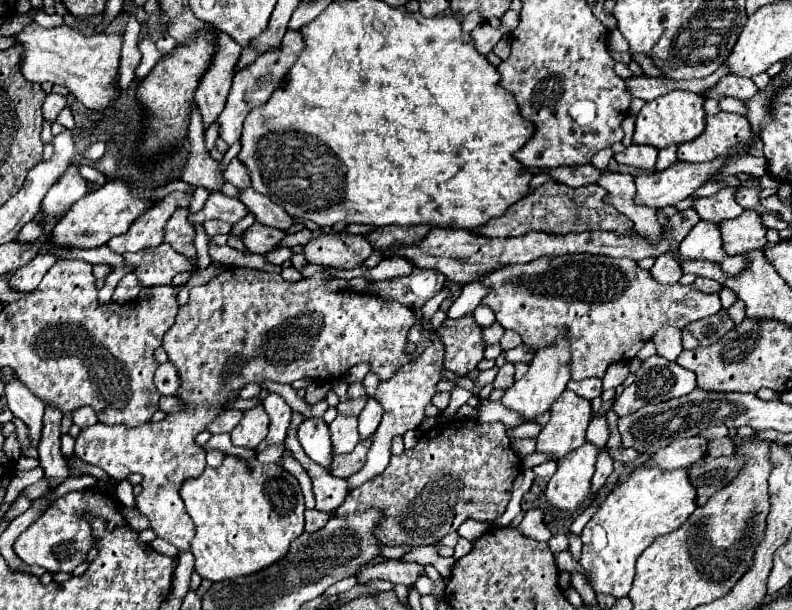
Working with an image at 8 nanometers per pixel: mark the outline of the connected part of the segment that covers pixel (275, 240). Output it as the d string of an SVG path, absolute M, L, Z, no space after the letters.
M255 222L251 228L245 230L245 248L249 252L257 252L257 254L265 254L269 250L275 250L279 246L279 242L285 238L287 234L277 230L277 228L271 228L271 226L263 226L259 222Z

